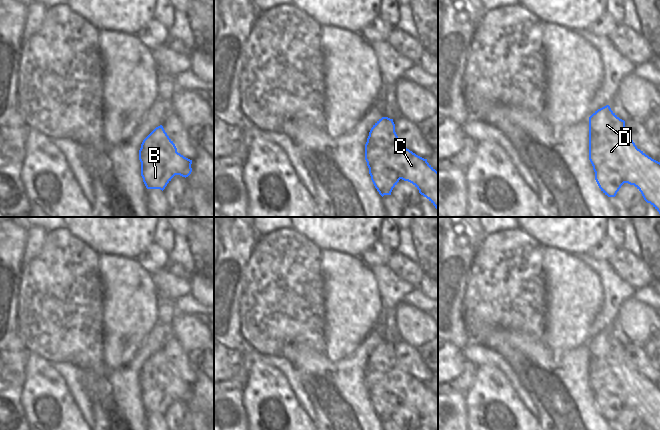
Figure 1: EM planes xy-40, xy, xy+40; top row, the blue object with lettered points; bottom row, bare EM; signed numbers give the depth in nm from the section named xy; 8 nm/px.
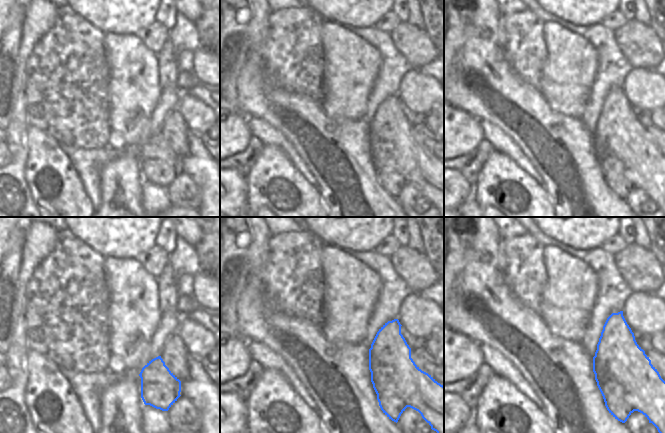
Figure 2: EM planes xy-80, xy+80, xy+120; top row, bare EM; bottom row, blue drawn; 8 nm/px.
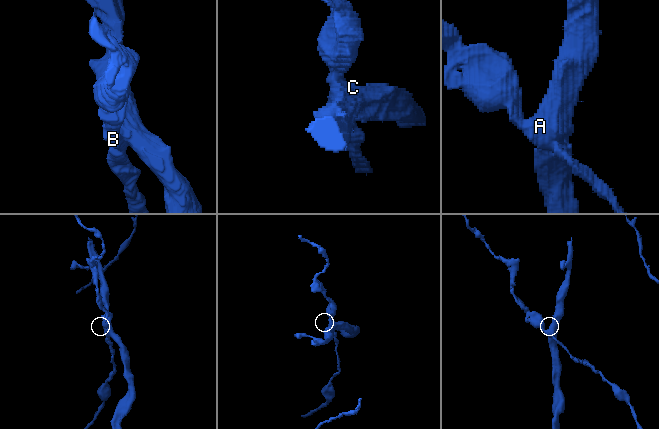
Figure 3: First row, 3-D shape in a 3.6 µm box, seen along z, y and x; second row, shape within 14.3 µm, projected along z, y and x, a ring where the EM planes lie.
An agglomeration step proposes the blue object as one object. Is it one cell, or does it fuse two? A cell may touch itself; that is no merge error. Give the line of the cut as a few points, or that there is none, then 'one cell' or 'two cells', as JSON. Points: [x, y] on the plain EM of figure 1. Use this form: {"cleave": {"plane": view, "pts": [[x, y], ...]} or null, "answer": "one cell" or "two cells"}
{"cleave": {"plane": "xy+40", "pts": [[597, 356], [600, 370], [599, 389], [613, 393], [625, 406]]}, "answer": "two cells"}

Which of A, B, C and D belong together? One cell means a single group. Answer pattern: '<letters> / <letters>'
A C D / B

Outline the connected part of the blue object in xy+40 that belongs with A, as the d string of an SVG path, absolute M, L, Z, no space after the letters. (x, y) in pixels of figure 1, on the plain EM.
M609 329L598 333L589 341L589 375L593 374L593 366L597 357L600 359L599 368L601 370L599 390L616 395L625 407L634 409L641 416L647 427L660 430L660 386L637 372L625 354L625 345L620 343Z

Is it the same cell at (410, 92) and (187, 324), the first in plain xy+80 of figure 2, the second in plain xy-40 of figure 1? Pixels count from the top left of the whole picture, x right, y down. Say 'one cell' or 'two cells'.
one cell

